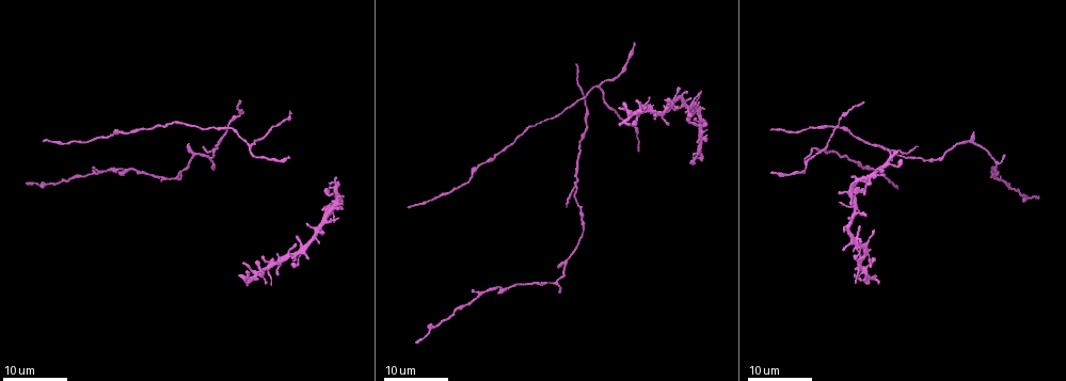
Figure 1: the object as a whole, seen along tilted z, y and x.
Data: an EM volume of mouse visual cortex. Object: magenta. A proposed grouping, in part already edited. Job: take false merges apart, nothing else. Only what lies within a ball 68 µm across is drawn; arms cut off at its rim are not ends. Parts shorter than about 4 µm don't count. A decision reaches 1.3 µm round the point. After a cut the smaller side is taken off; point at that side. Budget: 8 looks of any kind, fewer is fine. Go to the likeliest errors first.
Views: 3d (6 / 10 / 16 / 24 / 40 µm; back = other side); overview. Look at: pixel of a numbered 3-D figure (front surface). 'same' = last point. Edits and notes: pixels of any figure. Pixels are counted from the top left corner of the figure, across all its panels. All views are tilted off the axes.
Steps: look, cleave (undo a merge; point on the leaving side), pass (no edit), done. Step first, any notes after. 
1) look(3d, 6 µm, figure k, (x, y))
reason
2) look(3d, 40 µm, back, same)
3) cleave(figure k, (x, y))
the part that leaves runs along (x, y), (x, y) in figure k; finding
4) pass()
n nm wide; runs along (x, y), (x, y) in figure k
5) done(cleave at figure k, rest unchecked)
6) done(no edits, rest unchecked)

look(3d, 24 µm, figure 1, (574, 179))
arms part here

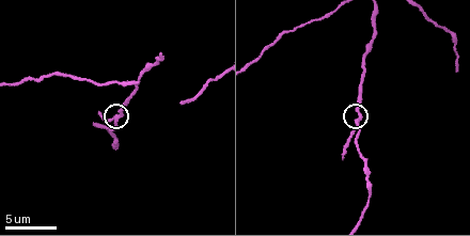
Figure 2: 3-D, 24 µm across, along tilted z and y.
look(3d, 10 µm, figure 2, (121, 115))

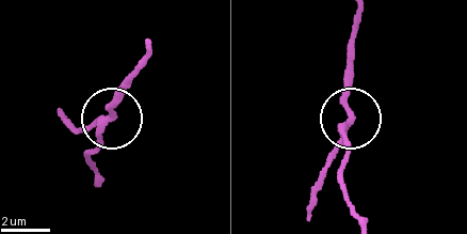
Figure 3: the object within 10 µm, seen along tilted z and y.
look(3d, 10 µm, back, figure 3, (110, 117))

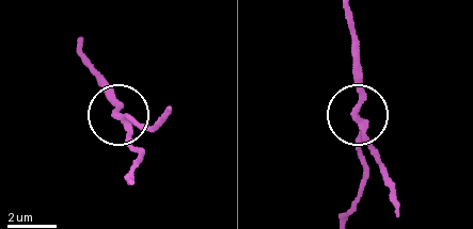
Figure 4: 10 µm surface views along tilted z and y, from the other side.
pass()
side arm 23 µm; continuous, no second cell

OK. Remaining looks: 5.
look(3d, 24 µm, figure 1, (252, 148))
three-way junction

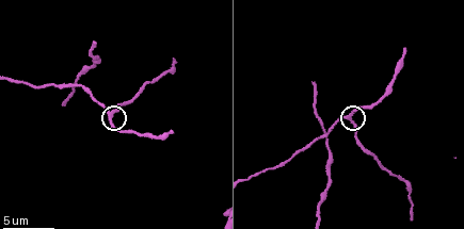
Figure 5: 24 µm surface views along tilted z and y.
look(3d, 10 µm, figure 5, (348, 115))

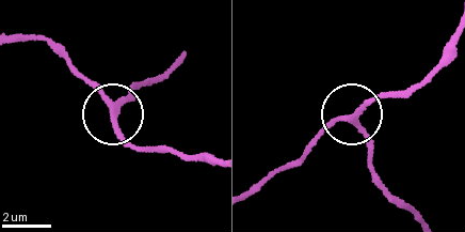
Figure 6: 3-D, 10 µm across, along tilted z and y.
pass()
side arm 11 µm; all the same cell

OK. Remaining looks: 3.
look(3d, 16 µm, figure 1, (117, 167))
thin neck

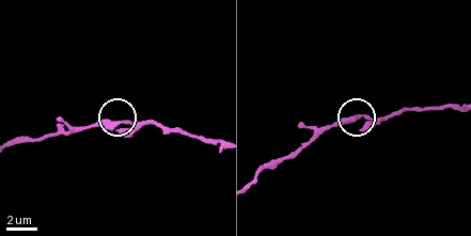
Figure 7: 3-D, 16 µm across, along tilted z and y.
look(3d, 6 µm, figure 7, (361, 118))

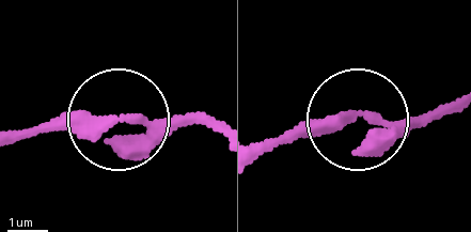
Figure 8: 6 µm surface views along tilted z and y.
pass()
runs along (210, 132), (22, 127) in figure 8; continuous, no second cell

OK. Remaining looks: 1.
done(no edits, rest unchecked)

